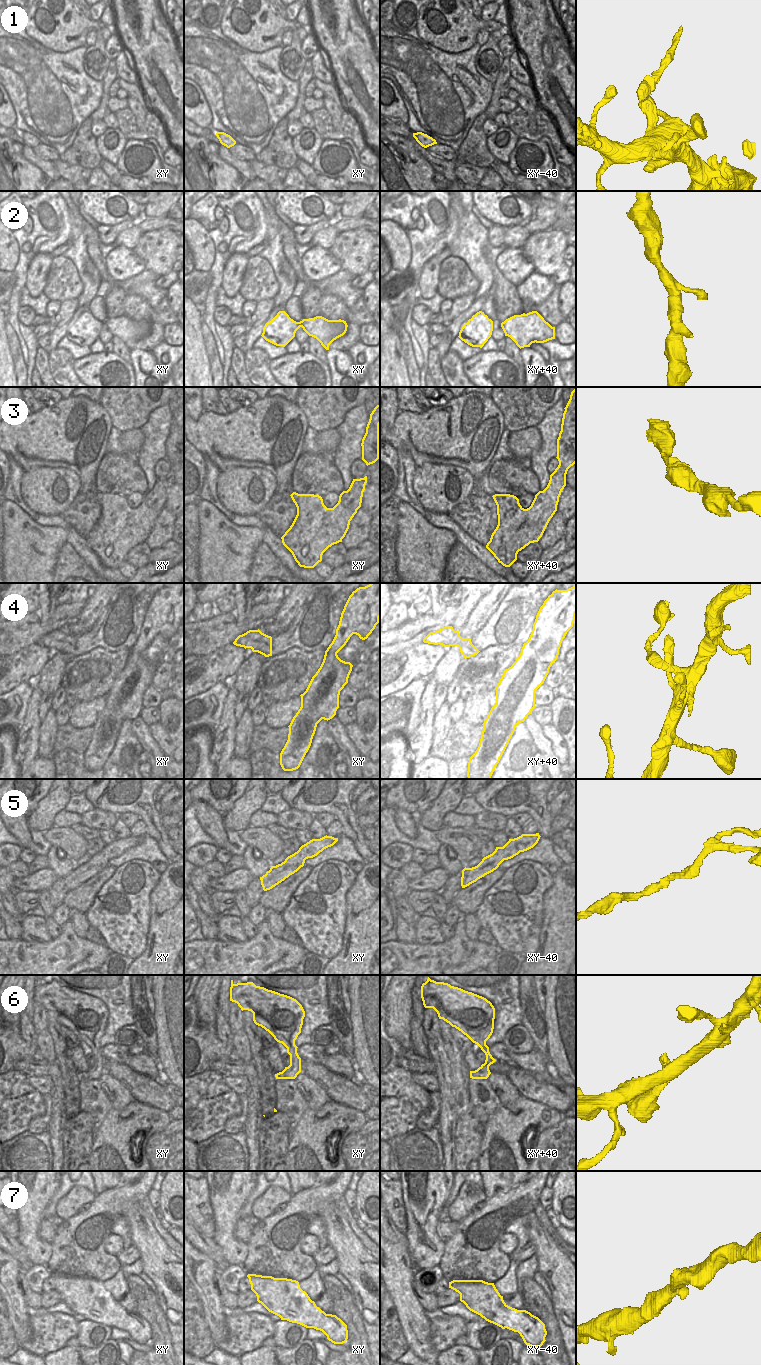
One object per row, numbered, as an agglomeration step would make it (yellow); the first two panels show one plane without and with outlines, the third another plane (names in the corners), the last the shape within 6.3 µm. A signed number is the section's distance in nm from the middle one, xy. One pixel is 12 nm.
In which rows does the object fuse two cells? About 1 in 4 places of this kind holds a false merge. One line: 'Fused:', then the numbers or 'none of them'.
Fused: 1

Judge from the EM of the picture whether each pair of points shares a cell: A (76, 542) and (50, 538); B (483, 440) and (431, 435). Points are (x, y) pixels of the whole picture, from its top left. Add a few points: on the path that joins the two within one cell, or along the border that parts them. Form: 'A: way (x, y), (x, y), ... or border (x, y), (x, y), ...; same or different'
A: border (46, 527), (63, 528), (66, 531), (66, 541); different
B: way (470, 438), (468, 436), (444, 435); same

